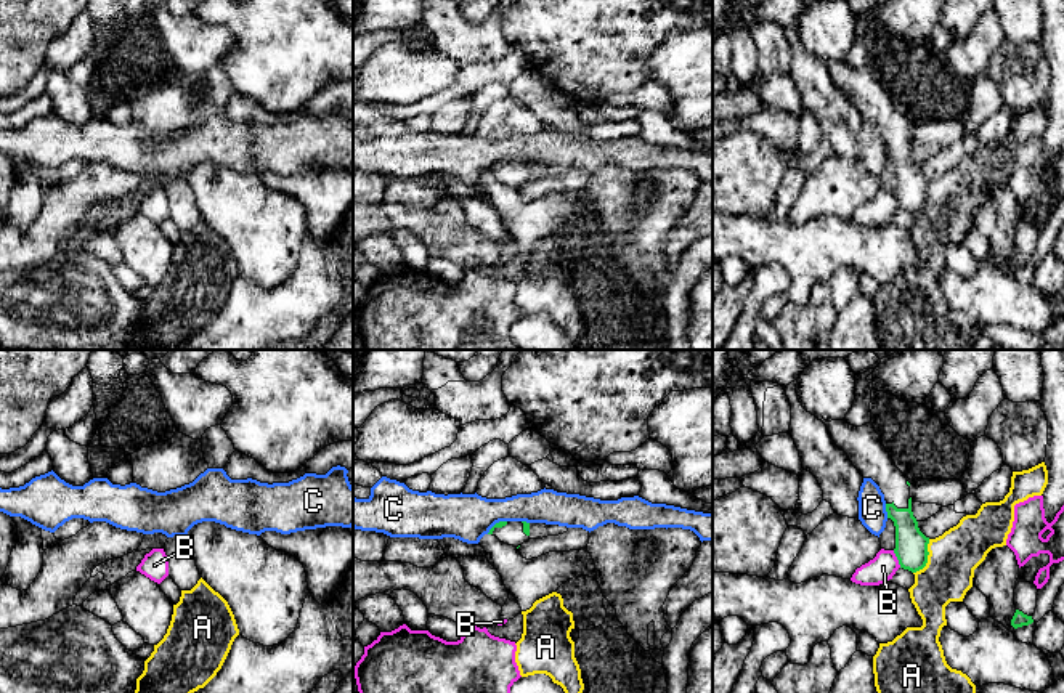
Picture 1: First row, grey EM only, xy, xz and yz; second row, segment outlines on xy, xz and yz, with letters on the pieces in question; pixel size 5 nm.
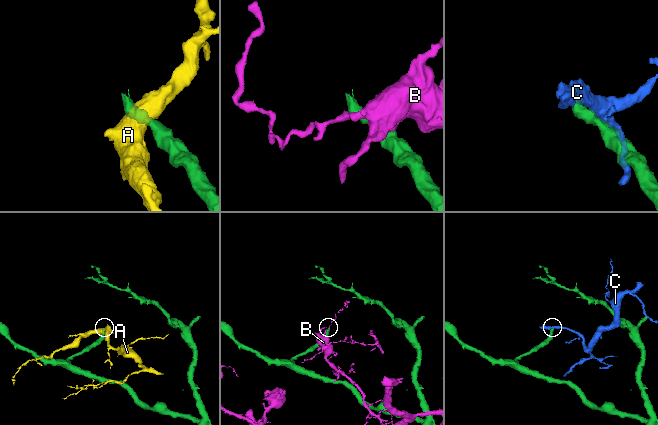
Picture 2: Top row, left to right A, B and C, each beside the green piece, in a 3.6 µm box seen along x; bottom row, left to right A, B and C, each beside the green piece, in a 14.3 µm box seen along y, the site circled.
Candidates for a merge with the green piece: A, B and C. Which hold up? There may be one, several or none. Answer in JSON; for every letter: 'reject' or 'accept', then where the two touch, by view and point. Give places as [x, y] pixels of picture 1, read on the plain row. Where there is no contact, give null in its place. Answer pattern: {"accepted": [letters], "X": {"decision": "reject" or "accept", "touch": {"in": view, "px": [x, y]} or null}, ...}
{"accepted": [], "A": {"decision": "reject", "touch": {"in": "yz", "px": [926, 199]}}, "B": {"decision": "reject", "touch": {"in": "yz", "px": [897, 199]}}, "C": {"decision": "reject", "touch": {"in": "yz", "px": [886, 151]}}}

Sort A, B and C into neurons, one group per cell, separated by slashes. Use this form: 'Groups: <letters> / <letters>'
Groups: A / B / C

